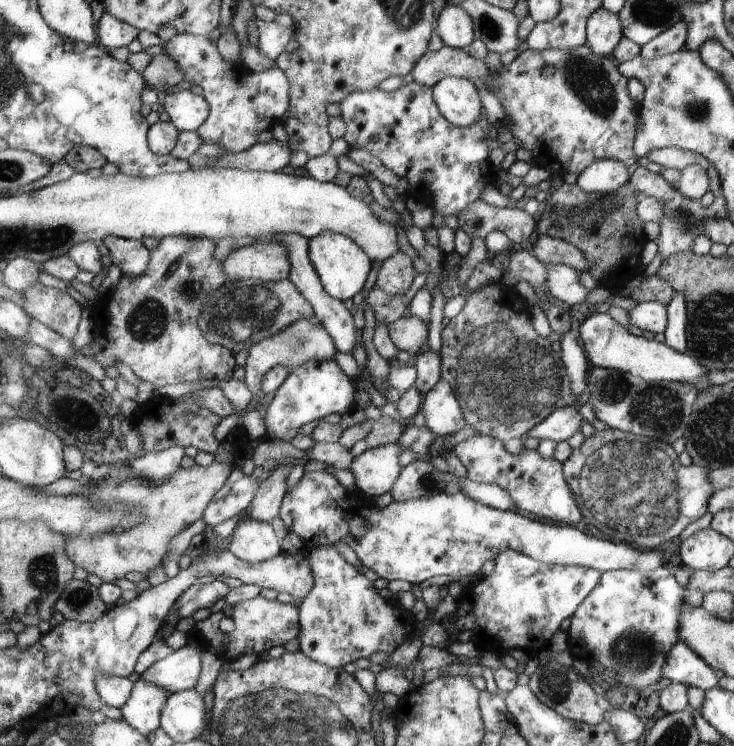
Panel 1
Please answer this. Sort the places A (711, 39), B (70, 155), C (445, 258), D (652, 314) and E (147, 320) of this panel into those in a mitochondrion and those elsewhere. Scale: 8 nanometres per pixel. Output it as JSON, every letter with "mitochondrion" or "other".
{"A":"other","B":"other","C":"other","D":"other","E":"mitochondrion"}

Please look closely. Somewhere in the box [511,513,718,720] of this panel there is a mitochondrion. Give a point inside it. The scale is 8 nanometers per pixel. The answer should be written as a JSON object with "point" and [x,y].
{"point":[633,651]}

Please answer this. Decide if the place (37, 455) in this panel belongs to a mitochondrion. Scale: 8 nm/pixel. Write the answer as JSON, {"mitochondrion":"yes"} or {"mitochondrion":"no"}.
{"mitochondrion":"yes"}

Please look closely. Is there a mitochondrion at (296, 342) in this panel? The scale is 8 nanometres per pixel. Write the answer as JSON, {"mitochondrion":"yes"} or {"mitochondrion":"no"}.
{"mitochondrion":"yes"}

